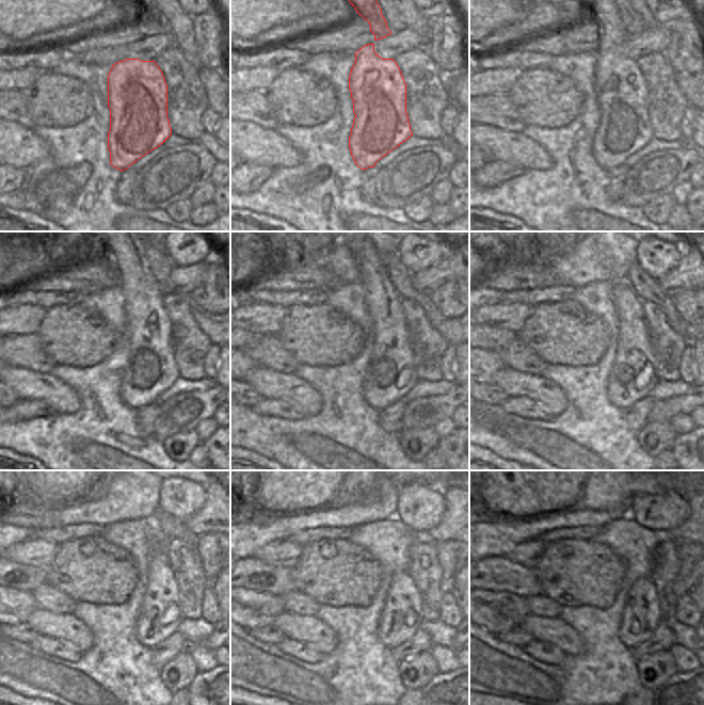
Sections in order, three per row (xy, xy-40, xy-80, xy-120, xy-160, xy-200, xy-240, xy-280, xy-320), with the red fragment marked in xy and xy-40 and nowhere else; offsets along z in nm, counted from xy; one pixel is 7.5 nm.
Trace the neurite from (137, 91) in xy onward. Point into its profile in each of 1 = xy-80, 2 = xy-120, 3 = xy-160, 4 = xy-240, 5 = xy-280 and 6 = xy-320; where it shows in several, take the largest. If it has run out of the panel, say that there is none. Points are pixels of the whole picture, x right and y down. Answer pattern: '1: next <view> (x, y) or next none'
1: next xy-80 (621, 89)
2: next xy-120 (150, 369)
3: next xy-160 (390, 374)
4: next xy-240 (160, 614)
5: next xy-280 (401, 615)
6: next xy-320 (641, 614)

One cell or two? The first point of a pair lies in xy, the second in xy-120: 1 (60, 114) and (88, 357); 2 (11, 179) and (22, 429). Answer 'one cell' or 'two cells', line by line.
1: one cell
2: two cells

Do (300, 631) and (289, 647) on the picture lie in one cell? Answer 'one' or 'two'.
two

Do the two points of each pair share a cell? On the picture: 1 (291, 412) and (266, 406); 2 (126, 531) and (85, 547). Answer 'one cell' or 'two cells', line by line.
1: one cell
2: two cells

